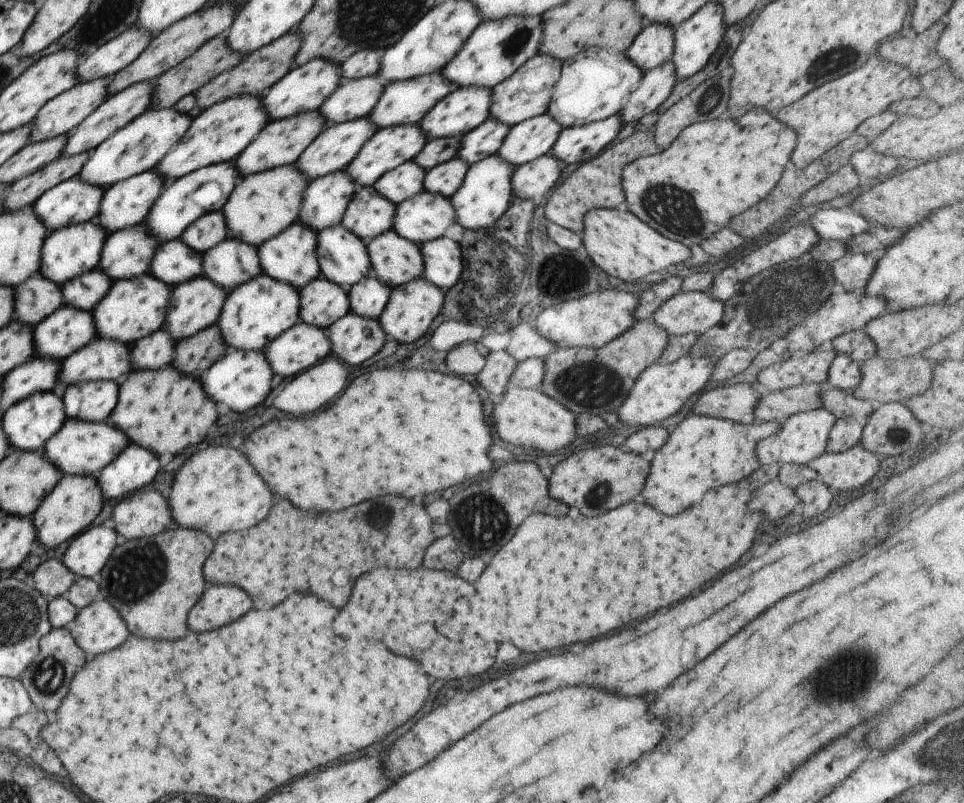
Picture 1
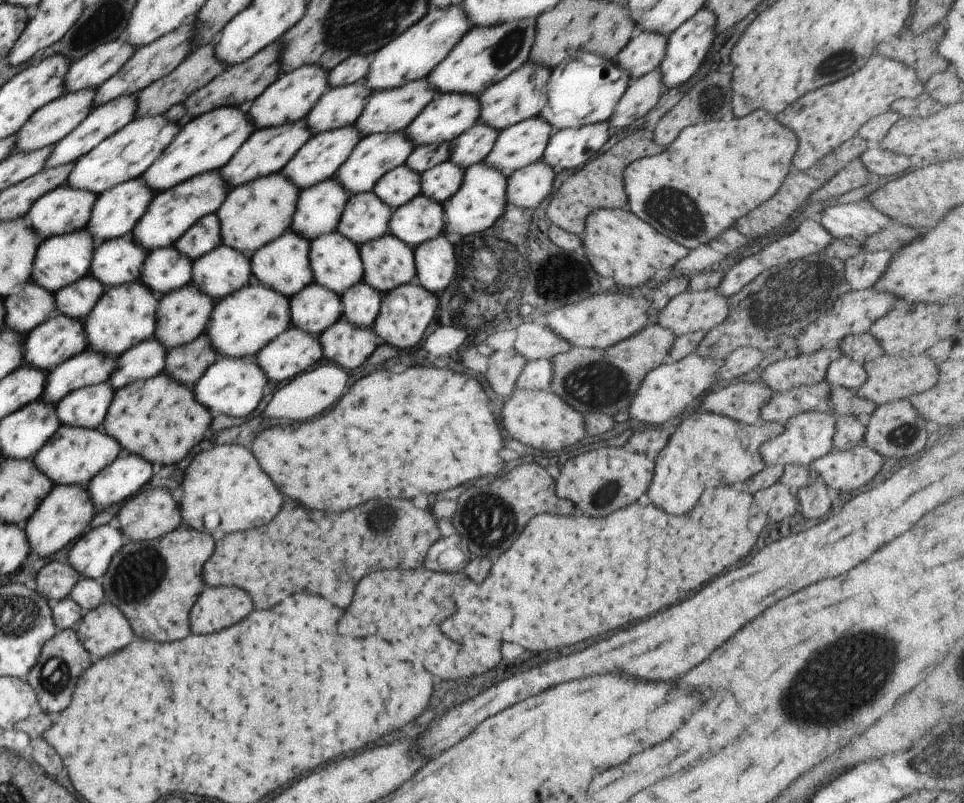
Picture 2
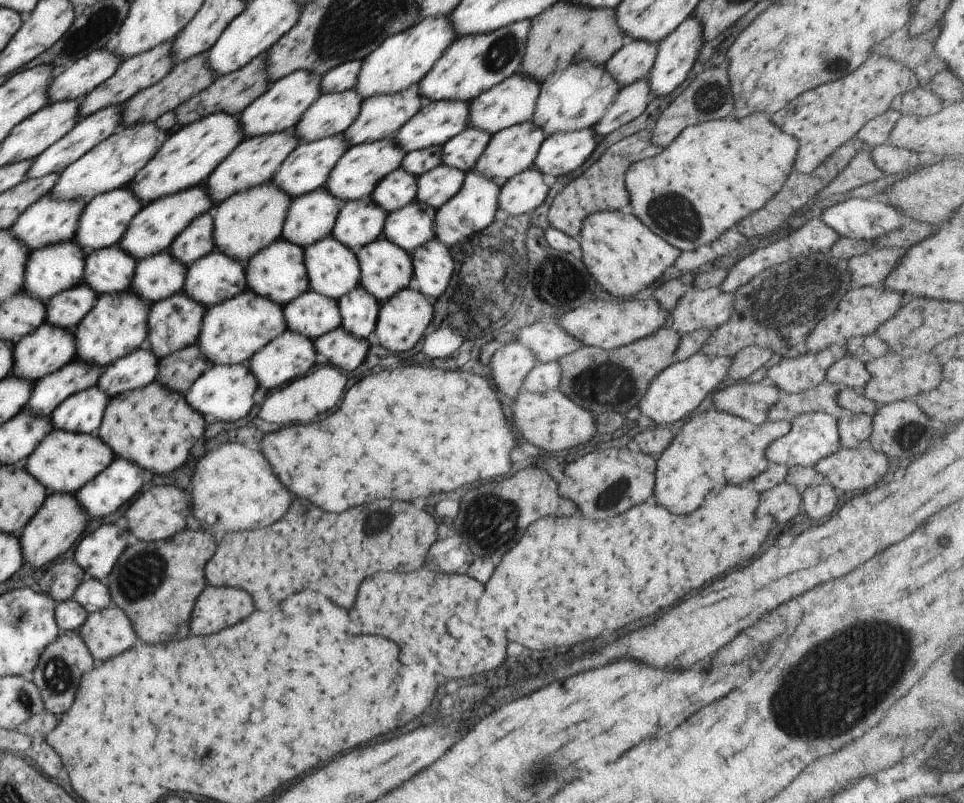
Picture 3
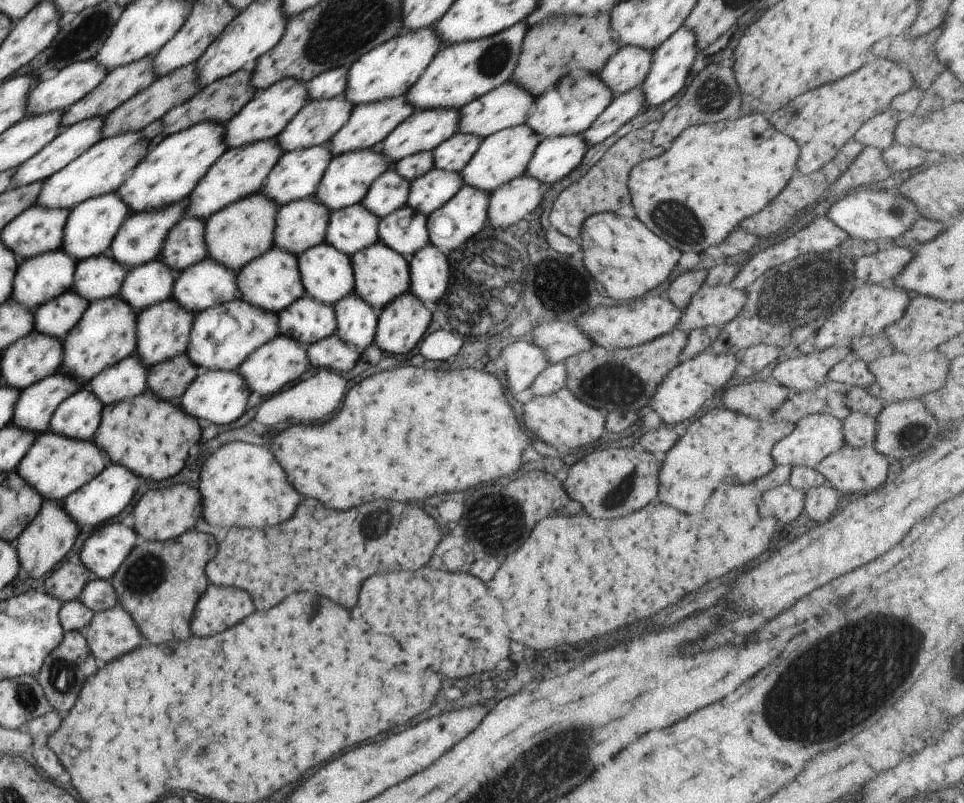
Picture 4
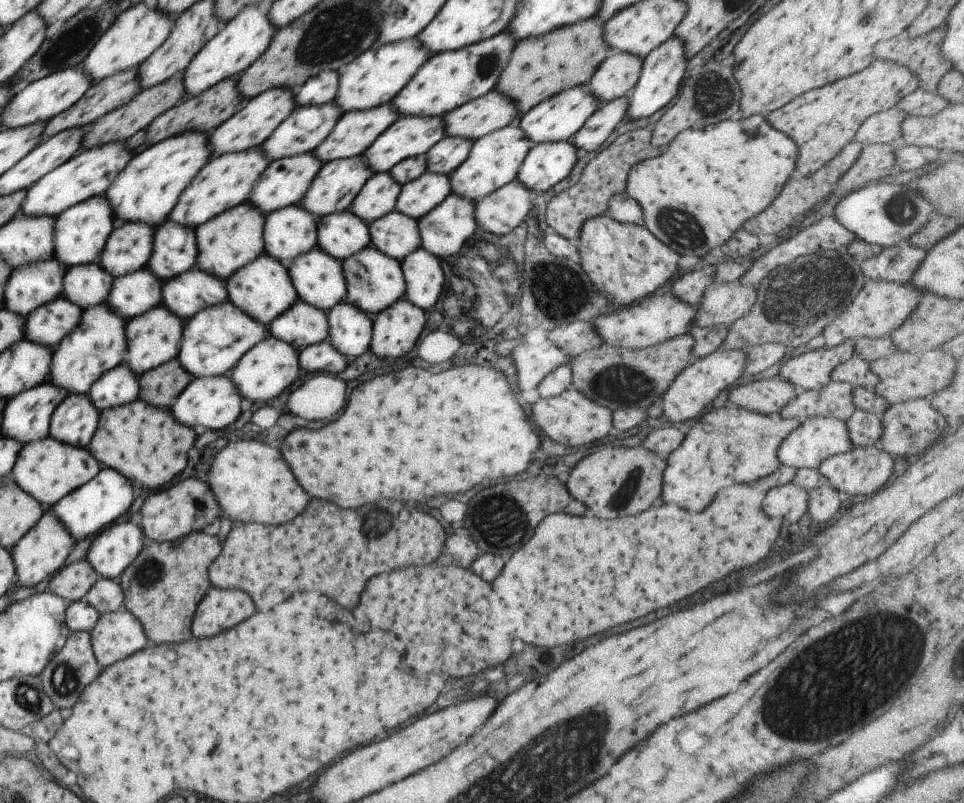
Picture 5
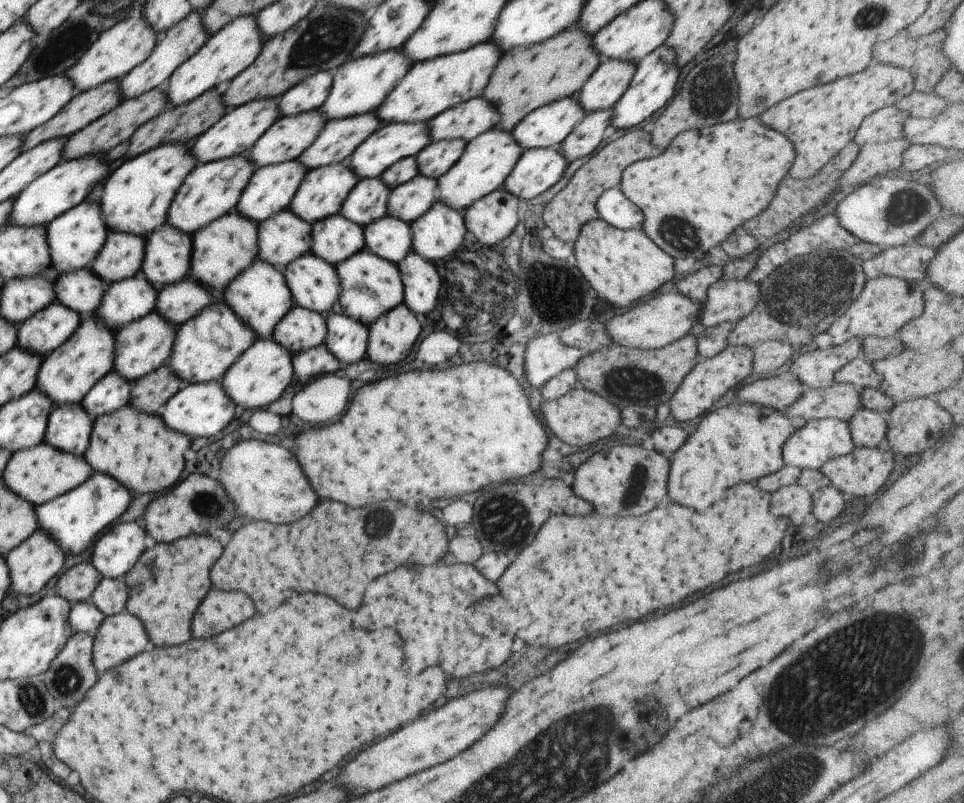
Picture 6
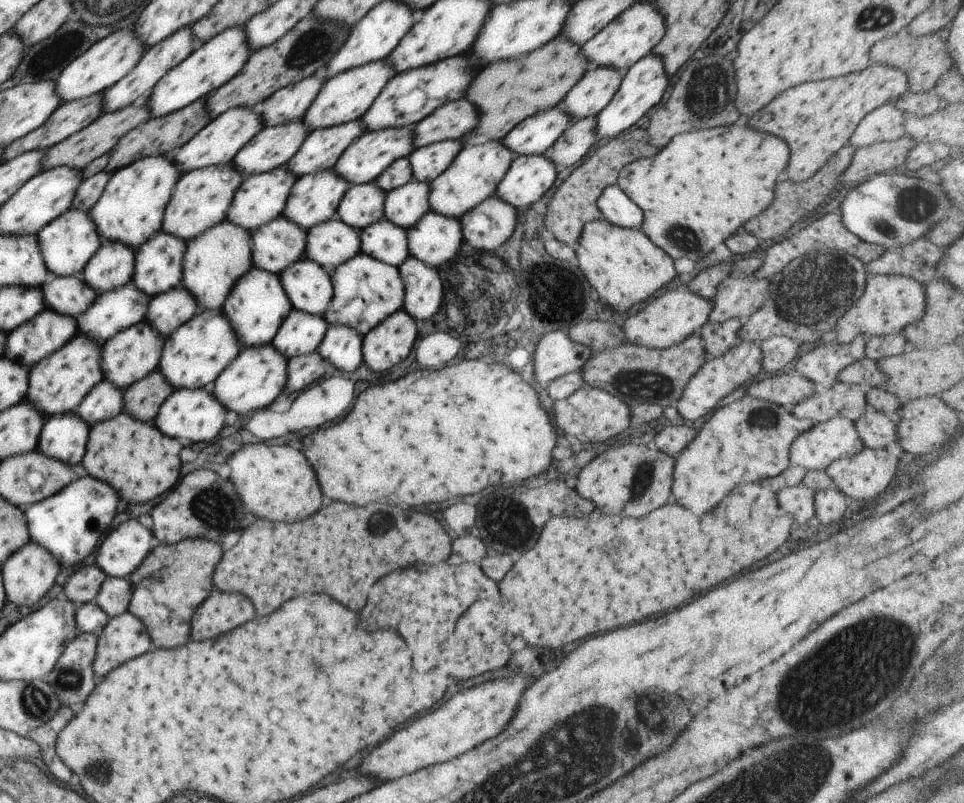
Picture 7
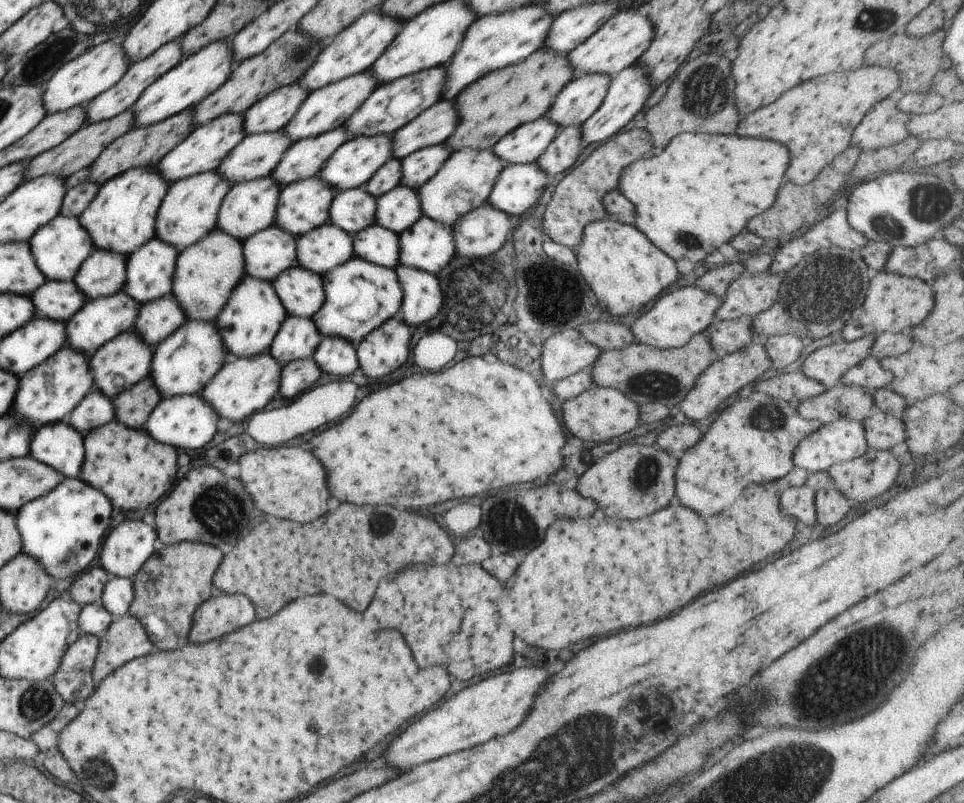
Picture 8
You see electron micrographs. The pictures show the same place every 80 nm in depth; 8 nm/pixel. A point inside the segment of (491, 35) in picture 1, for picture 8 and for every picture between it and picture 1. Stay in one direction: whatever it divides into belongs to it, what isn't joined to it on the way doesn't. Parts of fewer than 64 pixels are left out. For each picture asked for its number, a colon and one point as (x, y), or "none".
2: (486, 55)
3: (472, 64)
4: (461, 72)
5: (446, 80)
6: (432, 86)
7: (410, 96)
8: (392, 105)

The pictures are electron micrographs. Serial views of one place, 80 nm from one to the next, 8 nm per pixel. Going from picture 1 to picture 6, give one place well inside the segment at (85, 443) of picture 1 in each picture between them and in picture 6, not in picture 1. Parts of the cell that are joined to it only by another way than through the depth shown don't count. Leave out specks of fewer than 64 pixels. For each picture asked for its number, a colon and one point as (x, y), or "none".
2: (74, 455)
3: (64, 461)
4: (55, 465)
5: (47, 469)
6: (38, 474)

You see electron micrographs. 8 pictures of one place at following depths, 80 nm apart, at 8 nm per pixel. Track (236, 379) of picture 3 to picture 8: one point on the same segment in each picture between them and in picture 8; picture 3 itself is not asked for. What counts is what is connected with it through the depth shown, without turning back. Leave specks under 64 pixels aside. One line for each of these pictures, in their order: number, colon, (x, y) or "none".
4: (219, 396)
5: (214, 402)
6: (198, 409)
7: (190, 415)
8: (187, 421)

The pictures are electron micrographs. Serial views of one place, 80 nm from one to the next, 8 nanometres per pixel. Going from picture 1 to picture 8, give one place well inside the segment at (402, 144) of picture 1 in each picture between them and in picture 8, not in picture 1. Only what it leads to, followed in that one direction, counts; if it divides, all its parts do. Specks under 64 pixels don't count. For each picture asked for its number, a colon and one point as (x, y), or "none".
2: (375, 155)
3: (355, 176)
4: (348, 177)
5: (338, 183)
6: (324, 189)
7: (314, 198)
8: (303, 206)

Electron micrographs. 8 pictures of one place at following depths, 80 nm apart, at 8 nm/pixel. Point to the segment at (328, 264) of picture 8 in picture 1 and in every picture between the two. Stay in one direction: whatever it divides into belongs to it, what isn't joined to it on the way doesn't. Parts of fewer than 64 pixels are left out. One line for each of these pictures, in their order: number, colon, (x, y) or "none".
1: (368, 214)
2: (365, 217)
3: (359, 222)
4: (350, 229)
5: (343, 234)
6: (336, 238)
7: (330, 243)

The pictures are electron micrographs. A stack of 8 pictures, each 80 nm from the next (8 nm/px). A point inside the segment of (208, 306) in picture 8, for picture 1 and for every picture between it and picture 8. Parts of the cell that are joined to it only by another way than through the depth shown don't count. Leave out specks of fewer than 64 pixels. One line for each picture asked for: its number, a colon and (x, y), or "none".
1: (262, 205)
2: (254, 213)
3: (246, 222)
4: (244, 229)
5: (233, 239)
6: (229, 245)
7: (212, 264)

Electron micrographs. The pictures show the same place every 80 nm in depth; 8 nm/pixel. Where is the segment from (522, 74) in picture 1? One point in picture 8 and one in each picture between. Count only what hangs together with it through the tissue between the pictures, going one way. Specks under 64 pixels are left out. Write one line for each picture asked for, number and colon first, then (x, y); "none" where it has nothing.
2: (521, 95)
3: (512, 101)
4: (508, 105)
5: (493, 111)
6: (465, 121)
7: (454, 120)
8: (432, 127)

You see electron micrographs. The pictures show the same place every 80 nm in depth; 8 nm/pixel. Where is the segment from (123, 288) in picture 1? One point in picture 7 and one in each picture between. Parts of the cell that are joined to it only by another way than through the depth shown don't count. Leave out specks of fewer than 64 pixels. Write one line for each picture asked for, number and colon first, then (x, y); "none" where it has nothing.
2: (125, 315)
3: (117, 324)
4: (107, 333)
5: (99, 343)
6: (68, 373)
7: (58, 383)

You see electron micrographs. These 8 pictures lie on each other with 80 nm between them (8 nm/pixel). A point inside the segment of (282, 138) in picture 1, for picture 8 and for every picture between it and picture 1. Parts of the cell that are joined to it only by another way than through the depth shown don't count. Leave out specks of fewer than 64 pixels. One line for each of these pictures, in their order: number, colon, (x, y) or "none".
2: (268, 150)
3: (255, 160)
4: (240, 171)
5: (225, 182)
6: (211, 190)
7: (202, 198)
8: (189, 211)

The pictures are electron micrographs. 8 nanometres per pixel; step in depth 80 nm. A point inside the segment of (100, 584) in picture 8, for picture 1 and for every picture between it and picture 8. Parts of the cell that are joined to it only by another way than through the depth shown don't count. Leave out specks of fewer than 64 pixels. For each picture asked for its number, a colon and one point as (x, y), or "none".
1: (52, 579)
2: (54, 582)
3: (59, 582)
4: (66, 584)
5: (72, 583)
6: (76, 585)
7: (82, 586)

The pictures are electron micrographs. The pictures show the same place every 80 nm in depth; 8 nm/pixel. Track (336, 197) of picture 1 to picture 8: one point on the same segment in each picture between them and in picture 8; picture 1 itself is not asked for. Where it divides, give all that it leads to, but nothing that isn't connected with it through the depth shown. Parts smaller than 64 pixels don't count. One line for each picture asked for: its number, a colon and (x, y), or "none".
2: (319, 208)
3: (311, 217)
4: (300, 225)
5: (290, 231)
6: (283, 237)
7: (275, 246)
8: (267, 254)

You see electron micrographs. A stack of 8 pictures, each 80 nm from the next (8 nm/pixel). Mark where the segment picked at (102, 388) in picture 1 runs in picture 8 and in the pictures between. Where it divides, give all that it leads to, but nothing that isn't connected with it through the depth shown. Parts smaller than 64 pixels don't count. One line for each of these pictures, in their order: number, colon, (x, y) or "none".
2: (85, 407)
3: (81, 412)
4: (78, 417)
5: (75, 420)
6: (69, 427)
7: (64, 436)
8: (59, 445)

